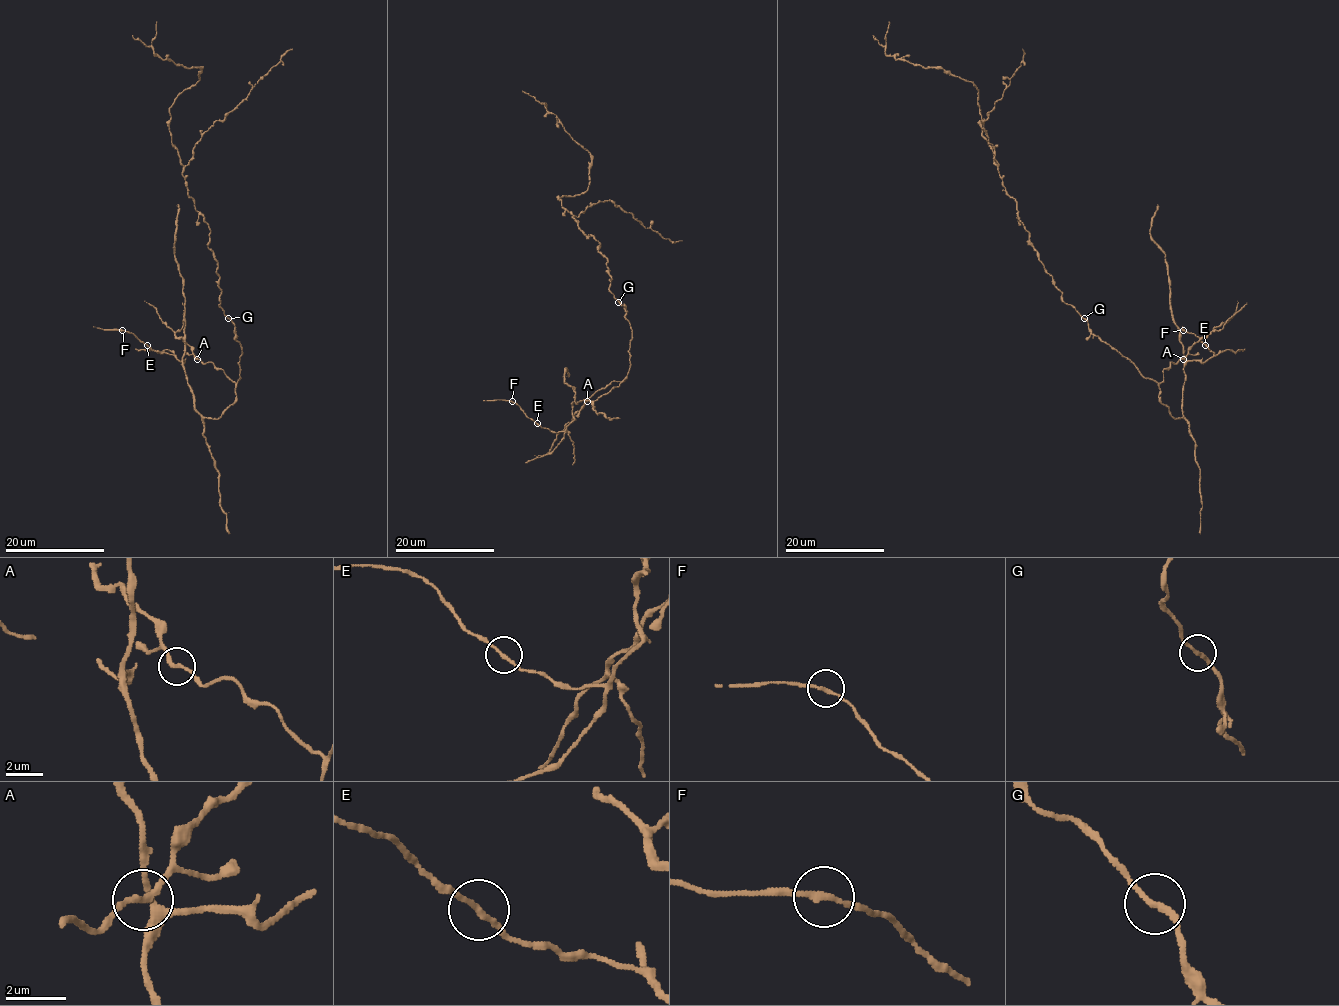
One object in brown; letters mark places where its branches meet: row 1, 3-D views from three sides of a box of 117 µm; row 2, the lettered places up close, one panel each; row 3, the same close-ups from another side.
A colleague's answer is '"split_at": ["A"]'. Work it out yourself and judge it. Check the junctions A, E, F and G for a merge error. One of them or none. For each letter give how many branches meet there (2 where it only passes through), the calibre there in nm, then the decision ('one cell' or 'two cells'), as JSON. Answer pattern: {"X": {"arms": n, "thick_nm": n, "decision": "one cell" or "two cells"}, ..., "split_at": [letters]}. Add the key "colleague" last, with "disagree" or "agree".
{"A": {"arms": 2, "thick_nm": 190, "decision": "one cell"}, "E": {"arms": 2, "thick_nm": 180, "decision": "one cell"}, "F": {"arms": 2, "thick_nm": 180, "decision": "one cell"}, "G": {"arms": 2, "thick_nm": 190, "decision": "one cell"}, "split_at": [], "colleague": "disagree"}

